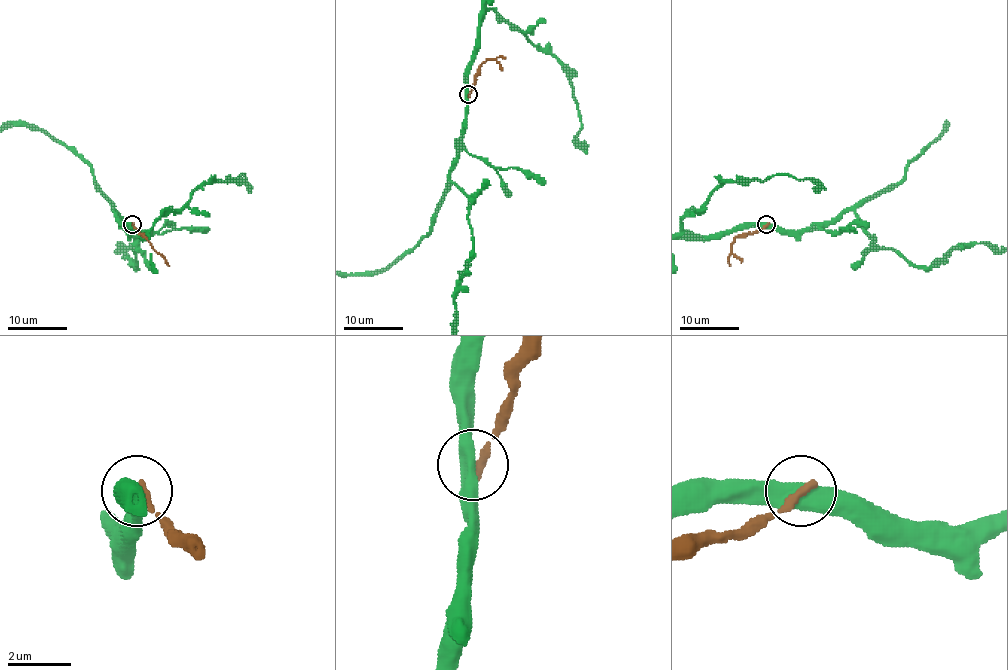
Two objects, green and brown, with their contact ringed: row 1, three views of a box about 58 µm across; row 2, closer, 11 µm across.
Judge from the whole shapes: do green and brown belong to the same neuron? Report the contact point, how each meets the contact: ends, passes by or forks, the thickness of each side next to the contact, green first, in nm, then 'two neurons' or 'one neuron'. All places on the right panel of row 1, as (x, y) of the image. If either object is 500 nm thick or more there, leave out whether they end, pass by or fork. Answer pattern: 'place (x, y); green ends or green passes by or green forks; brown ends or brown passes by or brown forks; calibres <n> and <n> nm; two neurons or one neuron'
place (766, 224); calibres 500 and 240 nm; two neurons

